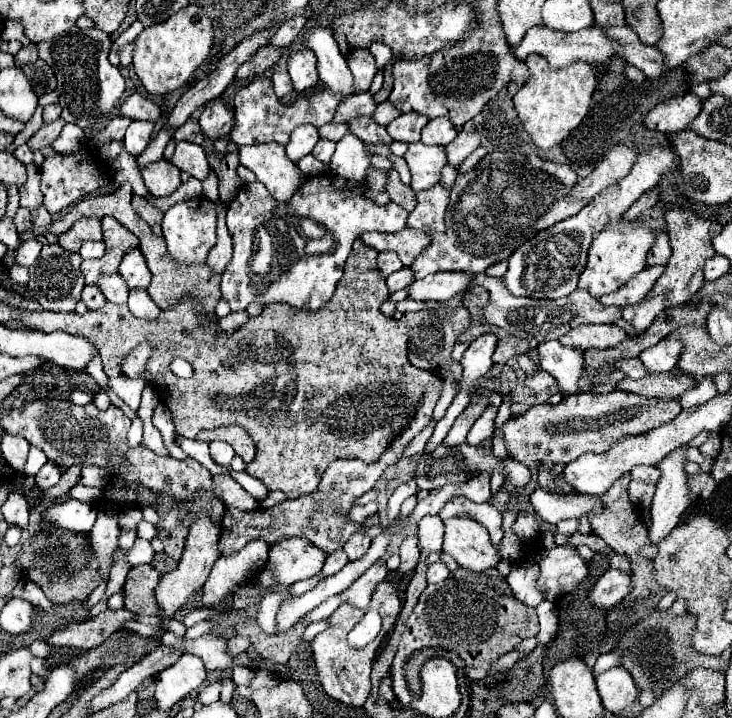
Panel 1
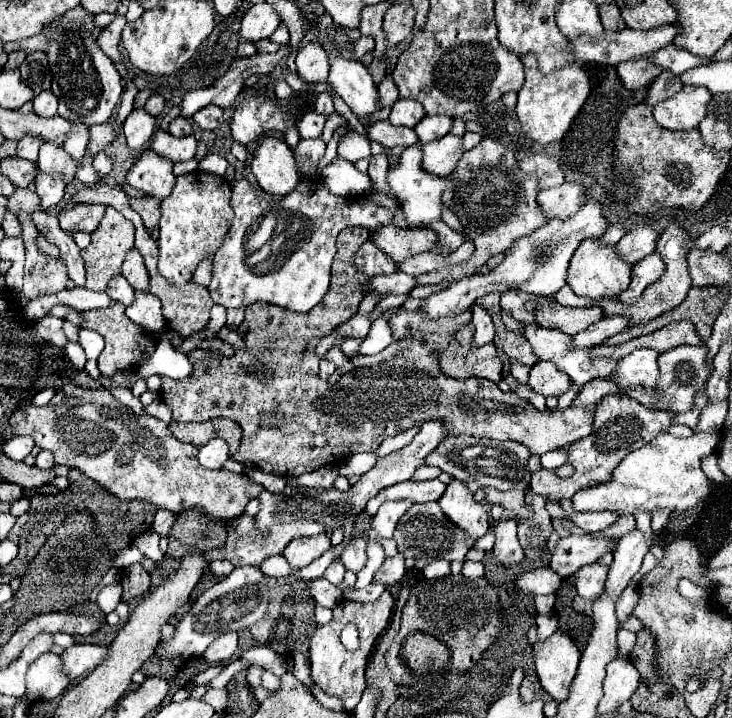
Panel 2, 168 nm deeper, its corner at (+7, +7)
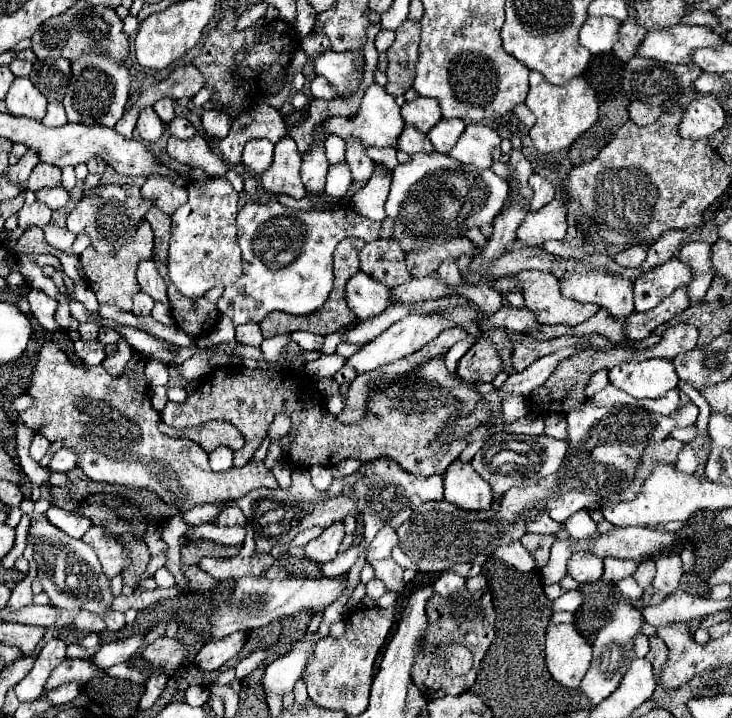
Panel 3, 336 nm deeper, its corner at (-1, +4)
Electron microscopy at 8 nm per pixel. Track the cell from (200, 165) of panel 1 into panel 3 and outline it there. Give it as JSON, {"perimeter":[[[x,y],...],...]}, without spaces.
{"perimeter":[[[195,135],[193,139],[187,139],[187,141],[169,137],[167,153],[183,165],[201,167],[209,177],[223,177],[231,169],[229,163],[225,163],[221,157],[217,157],[209,149],[207,141],[201,135]]]}

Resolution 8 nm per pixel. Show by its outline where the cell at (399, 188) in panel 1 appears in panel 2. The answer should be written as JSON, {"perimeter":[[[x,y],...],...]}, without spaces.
{"perimeter":[[[375,154],[369,158],[369,176],[371,180],[375,182],[375,186],[379,190],[385,190],[387,194],[391,194],[389,186],[387,186],[387,168],[389,168],[389,162],[387,162],[387,156],[385,154]]]}

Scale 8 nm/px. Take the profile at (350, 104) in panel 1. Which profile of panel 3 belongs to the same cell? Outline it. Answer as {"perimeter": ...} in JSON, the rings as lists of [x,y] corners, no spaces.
{"perimeter":[[[315,77],[315,79],[311,81],[311,93],[313,93],[313,97],[317,97],[317,99],[327,99],[327,101],[337,99],[337,91],[329,85],[329,81],[327,81],[325,77]]]}

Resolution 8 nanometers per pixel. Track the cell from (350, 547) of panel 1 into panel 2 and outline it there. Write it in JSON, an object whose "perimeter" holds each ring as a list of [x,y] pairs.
{"perimeter":[[[353,538],[349,546],[341,554],[341,562],[345,564],[347,570],[359,572],[367,564],[367,554],[365,554],[365,540],[363,538]]]}

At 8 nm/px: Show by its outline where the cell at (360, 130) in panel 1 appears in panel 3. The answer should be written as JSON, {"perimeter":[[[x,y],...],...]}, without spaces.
{"perimeter":[[[405,125],[403,133],[397,139],[397,149],[413,155],[413,153],[419,153],[419,151],[427,151],[429,153],[429,151],[433,151],[433,145],[431,145],[431,141],[429,141],[429,137],[425,133],[417,131],[411,125]]]}

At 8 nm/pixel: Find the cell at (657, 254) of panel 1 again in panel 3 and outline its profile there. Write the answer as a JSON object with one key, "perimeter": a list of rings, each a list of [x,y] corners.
{"perimeter":[[[631,245],[629,249],[621,251],[615,255],[615,261],[621,265],[621,267],[627,267],[627,269],[637,269],[641,267],[641,263],[647,259],[647,251],[649,251],[649,245]]]}

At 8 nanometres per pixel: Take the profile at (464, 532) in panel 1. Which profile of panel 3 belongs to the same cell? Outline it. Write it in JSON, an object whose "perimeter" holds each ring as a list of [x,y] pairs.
{"perimeter":[[[453,461],[445,471],[445,499],[467,511],[489,511],[493,493],[471,463]]]}

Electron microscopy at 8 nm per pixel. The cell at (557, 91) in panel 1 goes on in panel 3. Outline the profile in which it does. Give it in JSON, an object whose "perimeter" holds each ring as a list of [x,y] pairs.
{"perimeter":[[[531,71],[531,89],[525,99],[525,105],[535,113],[537,121],[531,127],[529,135],[533,139],[535,149],[541,153],[551,153],[569,147],[581,133],[585,133],[599,115],[599,103],[595,97],[595,91],[583,77],[575,77],[567,81],[565,85],[551,85],[545,81],[545,77],[537,71]]]}

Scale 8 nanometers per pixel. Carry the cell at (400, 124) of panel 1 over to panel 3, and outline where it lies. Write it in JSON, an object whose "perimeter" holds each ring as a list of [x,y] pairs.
{"perimeter":[[[417,97],[413,101],[407,101],[401,107],[401,115],[407,125],[413,125],[415,129],[419,129],[423,133],[427,133],[433,125],[437,125],[441,121],[439,103],[435,99],[427,99],[427,97]]]}

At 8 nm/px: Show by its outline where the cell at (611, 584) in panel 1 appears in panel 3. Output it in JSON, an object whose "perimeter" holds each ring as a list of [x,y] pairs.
{"perimeter":[[[577,551],[569,559],[567,571],[577,583],[595,583],[603,575],[603,561],[587,551]]]}

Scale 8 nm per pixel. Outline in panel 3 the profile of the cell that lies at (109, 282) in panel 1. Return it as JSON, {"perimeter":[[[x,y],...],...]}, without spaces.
{"perimeter":[[[143,291],[133,295],[133,315],[149,315],[153,309],[153,299],[147,297]]]}

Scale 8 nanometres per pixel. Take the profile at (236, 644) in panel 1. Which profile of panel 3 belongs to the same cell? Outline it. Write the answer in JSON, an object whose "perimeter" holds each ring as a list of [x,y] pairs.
{"perimeter":[[[233,633],[231,637],[225,637],[223,641],[209,641],[207,645],[203,645],[203,649],[197,653],[195,663],[203,669],[203,671],[217,671],[219,667],[223,667],[229,659],[237,657],[239,651],[245,645],[245,633]]]}

